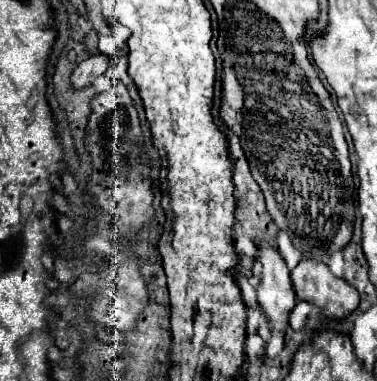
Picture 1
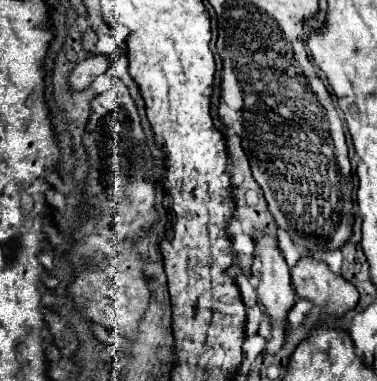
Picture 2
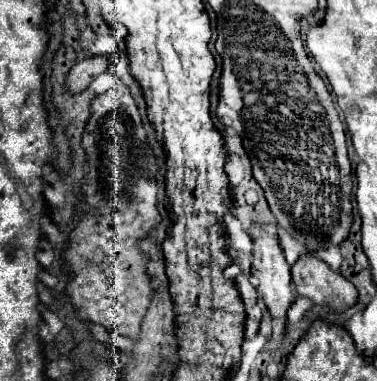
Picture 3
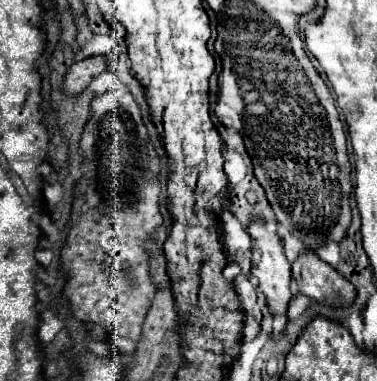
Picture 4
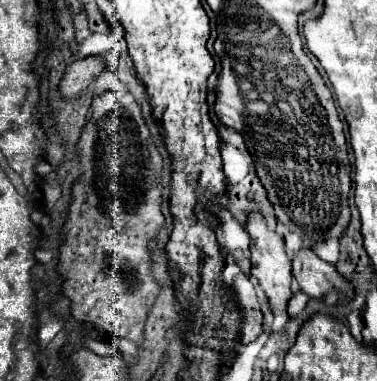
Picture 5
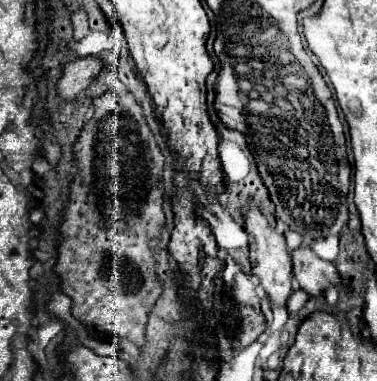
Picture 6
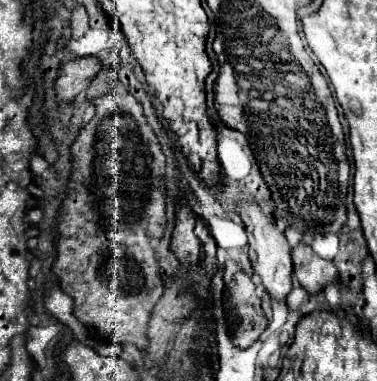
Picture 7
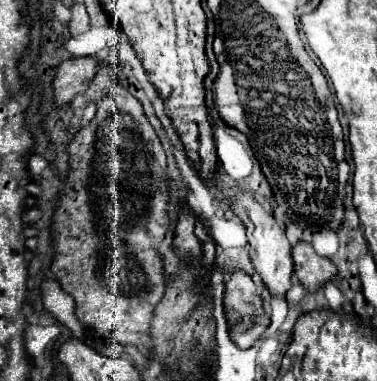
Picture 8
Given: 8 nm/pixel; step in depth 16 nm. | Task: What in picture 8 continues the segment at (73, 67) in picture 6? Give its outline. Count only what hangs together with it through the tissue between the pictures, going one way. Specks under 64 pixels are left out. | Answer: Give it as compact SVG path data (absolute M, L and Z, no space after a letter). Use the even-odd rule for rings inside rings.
M92 56L62 62L54 78L56 104L58 106L70 104L78 94L82 94L90 86L96 72L98 72L98 60Z

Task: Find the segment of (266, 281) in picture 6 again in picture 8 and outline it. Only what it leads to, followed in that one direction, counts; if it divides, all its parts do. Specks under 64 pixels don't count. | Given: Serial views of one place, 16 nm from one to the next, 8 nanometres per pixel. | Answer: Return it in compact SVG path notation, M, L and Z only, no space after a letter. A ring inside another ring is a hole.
M240 192L234 202L232 202L232 210L242 218L246 232L248 232L248 244L250 244L250 260L252 266L256 270L256 274L260 274L264 286L270 290L272 296L286 296L286 292L290 290L290 278L294 272L294 264L292 264L292 248L288 244L288 238L284 234L284 230L278 226L278 220L274 220L274 214L268 214L252 194L244 194Z

